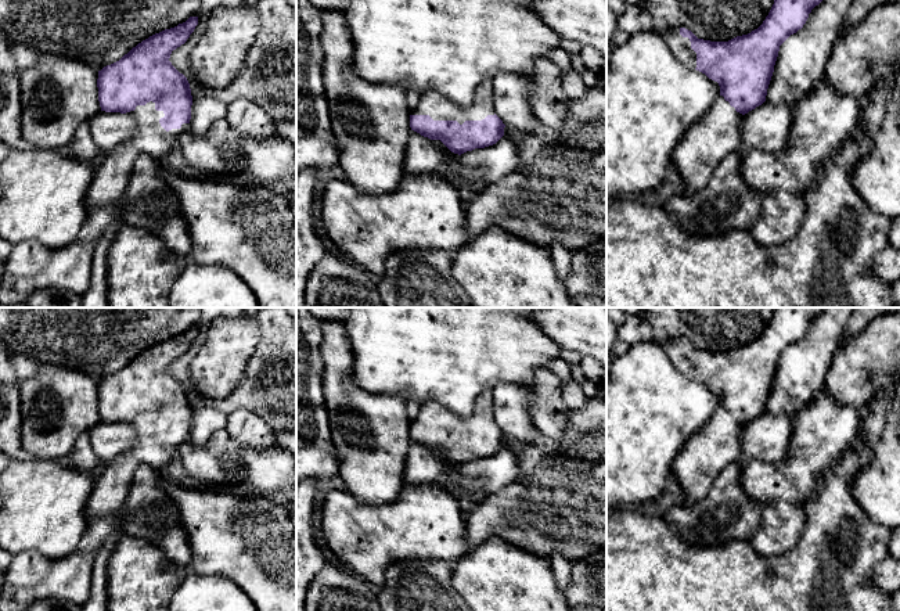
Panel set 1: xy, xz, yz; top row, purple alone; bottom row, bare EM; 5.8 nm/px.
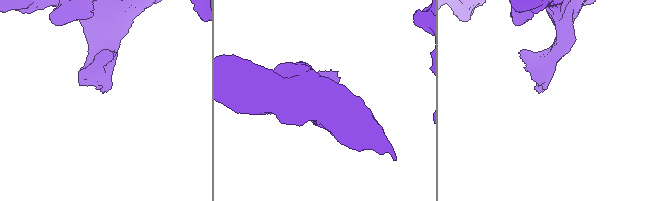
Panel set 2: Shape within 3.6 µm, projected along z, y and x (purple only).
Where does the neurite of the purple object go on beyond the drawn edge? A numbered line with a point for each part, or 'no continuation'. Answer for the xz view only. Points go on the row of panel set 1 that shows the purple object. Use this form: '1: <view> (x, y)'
1: xz (439, 108)

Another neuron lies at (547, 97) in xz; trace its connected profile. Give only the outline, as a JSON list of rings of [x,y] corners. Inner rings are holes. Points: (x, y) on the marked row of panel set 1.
[[[540,58],[534,65],[536,72],[525,76],[530,83],[530,105],[536,118],[551,129],[564,127],[568,116],[568,97],[561,85],[559,67]]]

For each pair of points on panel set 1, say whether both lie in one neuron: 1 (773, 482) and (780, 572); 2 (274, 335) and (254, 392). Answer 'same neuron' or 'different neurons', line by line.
1: different neurons
2: same neuron

